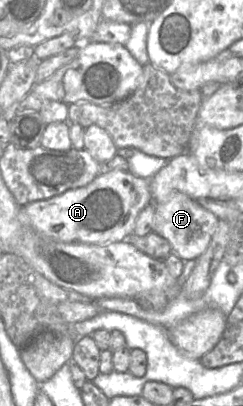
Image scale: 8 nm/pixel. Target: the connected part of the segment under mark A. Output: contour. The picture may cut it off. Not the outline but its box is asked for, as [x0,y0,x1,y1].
[20,171,152,245]

